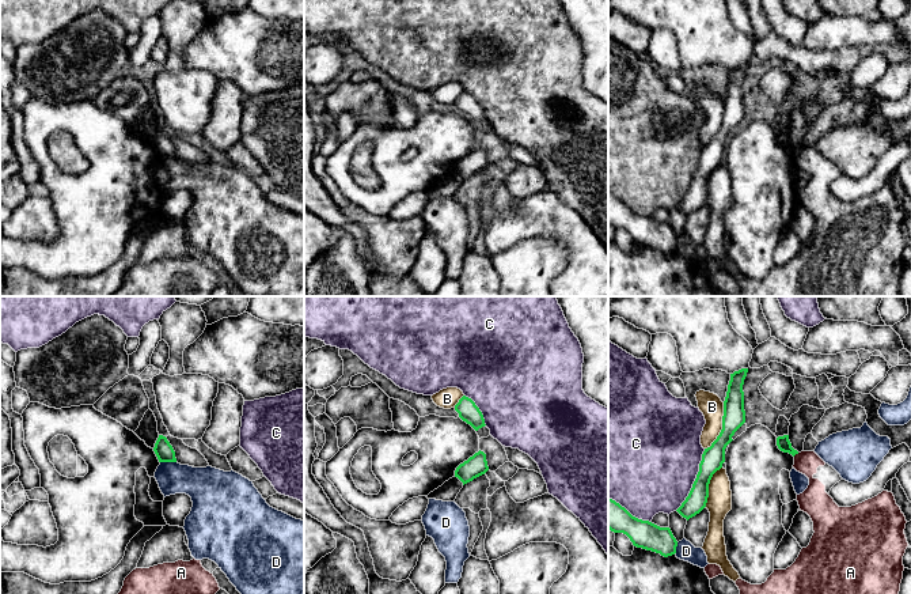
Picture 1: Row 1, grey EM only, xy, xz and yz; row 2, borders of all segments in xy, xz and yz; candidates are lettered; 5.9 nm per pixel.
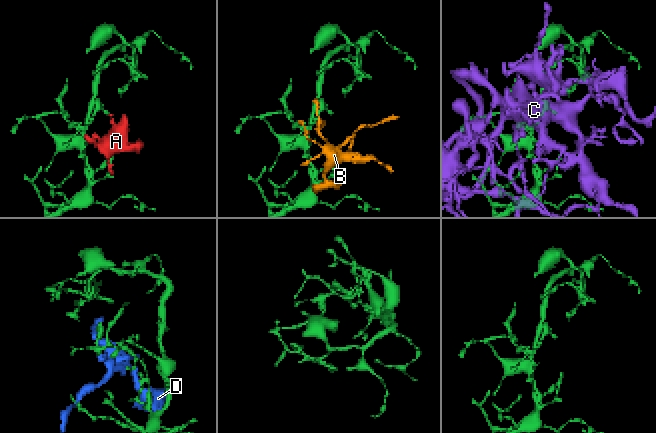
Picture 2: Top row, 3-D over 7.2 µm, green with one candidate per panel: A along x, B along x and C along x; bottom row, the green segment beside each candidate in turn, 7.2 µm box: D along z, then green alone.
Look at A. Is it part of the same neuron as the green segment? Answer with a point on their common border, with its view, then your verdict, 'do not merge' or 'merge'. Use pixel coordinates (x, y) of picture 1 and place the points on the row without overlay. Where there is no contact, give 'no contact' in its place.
yz (796, 148) | do not merge

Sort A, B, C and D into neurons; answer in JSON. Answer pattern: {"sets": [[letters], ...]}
{"sets": [["A"], ["B"], ["C"], ["D"]]}

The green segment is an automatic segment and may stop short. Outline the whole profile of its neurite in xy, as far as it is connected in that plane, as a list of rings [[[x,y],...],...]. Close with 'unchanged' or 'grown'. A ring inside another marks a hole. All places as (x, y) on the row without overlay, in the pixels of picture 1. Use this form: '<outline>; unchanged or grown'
[[[159,130],[153,147],[159,158],[176,158],[175,147],[166,132]]]; unchanged

